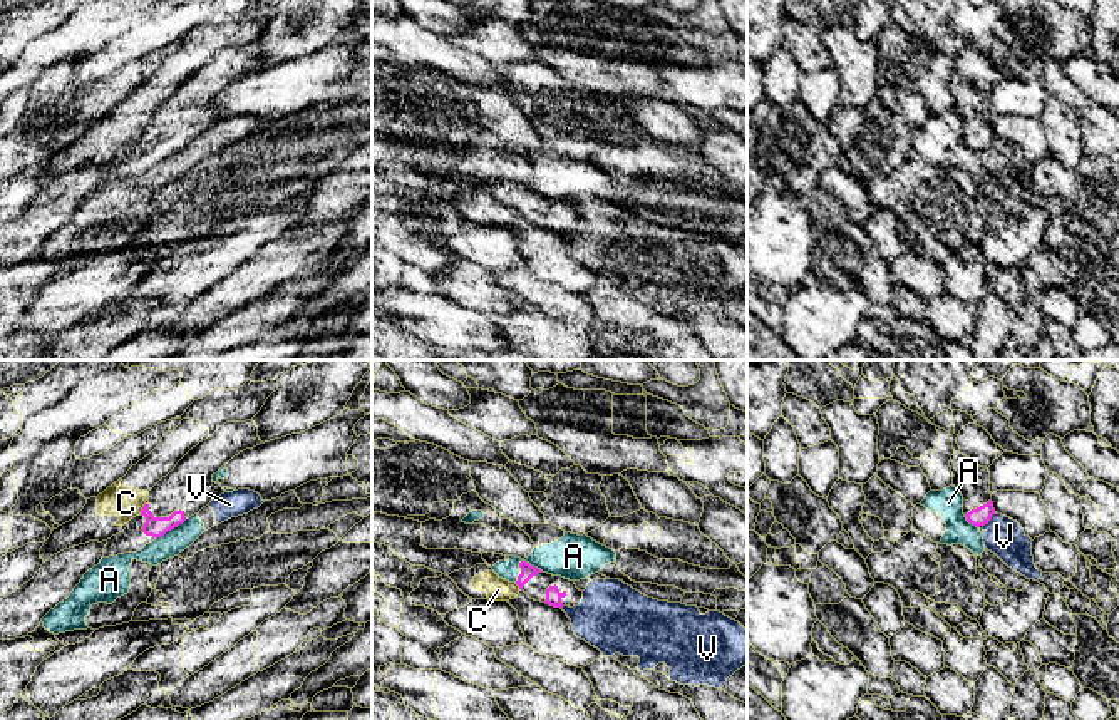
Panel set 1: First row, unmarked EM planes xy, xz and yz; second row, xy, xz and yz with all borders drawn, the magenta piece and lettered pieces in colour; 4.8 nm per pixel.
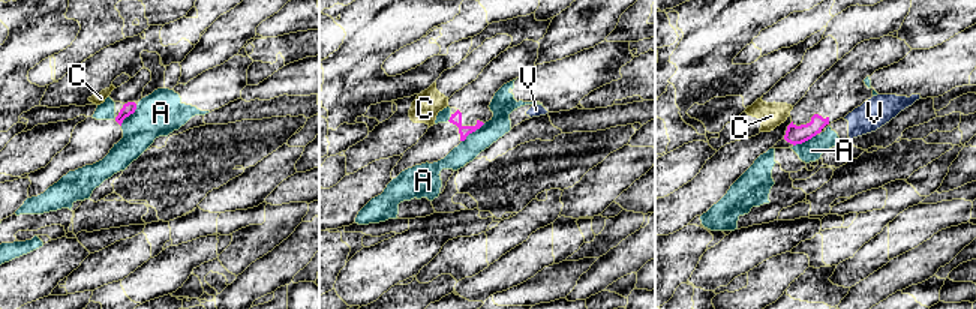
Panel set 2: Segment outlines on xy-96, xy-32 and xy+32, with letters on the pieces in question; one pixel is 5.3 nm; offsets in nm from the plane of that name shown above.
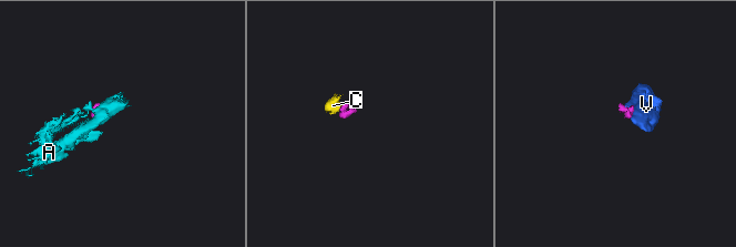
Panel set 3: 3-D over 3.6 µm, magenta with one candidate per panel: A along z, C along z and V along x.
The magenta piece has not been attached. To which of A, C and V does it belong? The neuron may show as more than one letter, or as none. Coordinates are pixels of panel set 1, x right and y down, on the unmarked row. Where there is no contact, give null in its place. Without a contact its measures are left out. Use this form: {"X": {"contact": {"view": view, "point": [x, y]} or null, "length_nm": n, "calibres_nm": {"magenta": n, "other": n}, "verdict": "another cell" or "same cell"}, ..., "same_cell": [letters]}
{"A": {"contact": {"view": "xy", "point": [171, 153]}, "length_nm": 180, "calibres_nm": {"magenta": 100, "other": 120}, "verdict": "another cell"}, "C": {"contact": {"view": "xy", "point": [143, 133]}, "length_nm": 60, "calibres_nm": {"magenta": 100, "other": 160}, "verdict": "another cell"}, "V": {"contact": {"view": "yz", "point": [990, 143]}, "length_nm": 90, "calibres_nm": {"magenta": 90, "other": 190}, "verdict": "another cell"}, "same_cell": []}

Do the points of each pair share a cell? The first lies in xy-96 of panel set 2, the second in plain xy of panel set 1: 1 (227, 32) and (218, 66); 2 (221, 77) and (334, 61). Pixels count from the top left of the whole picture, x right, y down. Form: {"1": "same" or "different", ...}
{"1": "different", "2": "same"}

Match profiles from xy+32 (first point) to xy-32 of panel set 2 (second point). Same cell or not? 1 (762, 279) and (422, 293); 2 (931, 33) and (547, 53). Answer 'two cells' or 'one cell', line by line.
1: one cell
2: one cell

